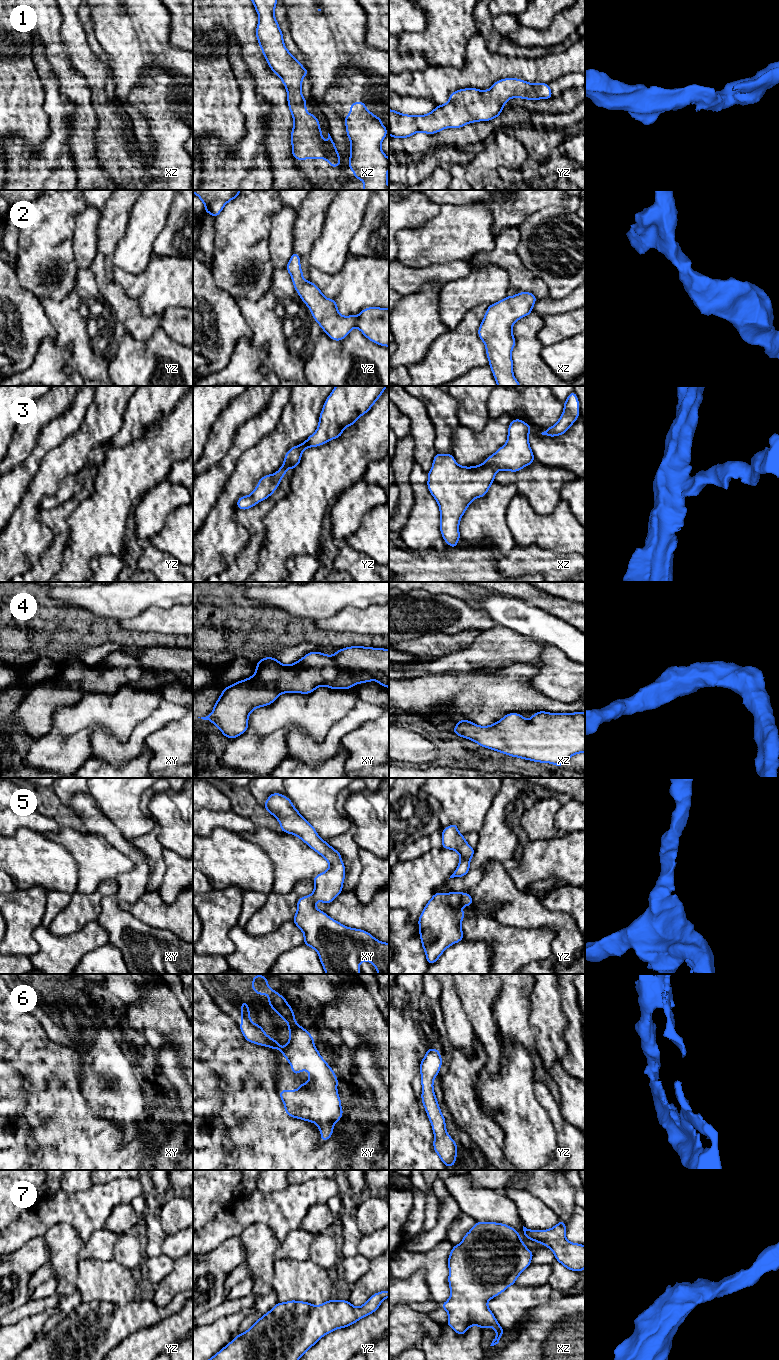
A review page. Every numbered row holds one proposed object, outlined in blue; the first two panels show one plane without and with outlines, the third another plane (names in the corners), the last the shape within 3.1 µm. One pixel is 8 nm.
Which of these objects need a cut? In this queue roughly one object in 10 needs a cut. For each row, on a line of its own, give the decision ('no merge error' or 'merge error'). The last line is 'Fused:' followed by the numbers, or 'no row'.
1: no merge error
2: no merge error
3: no merge error
4: no merge error
5: no merge error
6: no merge error
7: no merge error
Fused: no row

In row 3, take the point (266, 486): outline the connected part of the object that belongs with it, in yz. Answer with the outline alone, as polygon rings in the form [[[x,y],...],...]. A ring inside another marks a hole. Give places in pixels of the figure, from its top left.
[[[336,386],[324,402],[317,430],[309,438],[288,450],[284,463],[275,474],[263,476],[255,490],[248,496],[239,497],[237,508],[247,510],[267,499],[278,488],[290,467],[293,471],[301,462],[301,455],[309,447],[321,446],[341,437],[343,430],[354,425],[367,413],[387,386]]]

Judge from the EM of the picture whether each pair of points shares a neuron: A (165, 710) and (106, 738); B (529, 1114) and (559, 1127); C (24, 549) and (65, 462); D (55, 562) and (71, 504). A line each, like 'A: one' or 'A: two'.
A: one
B: two
C: one
D: one

